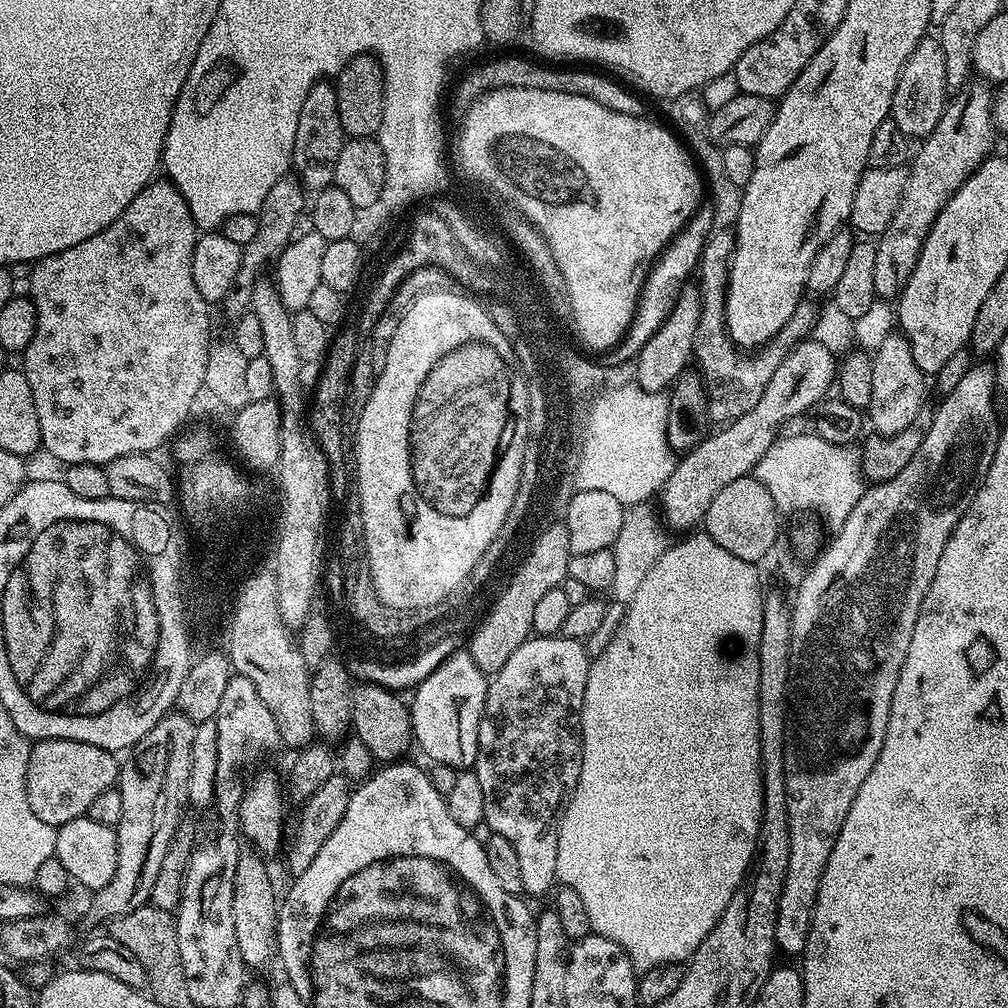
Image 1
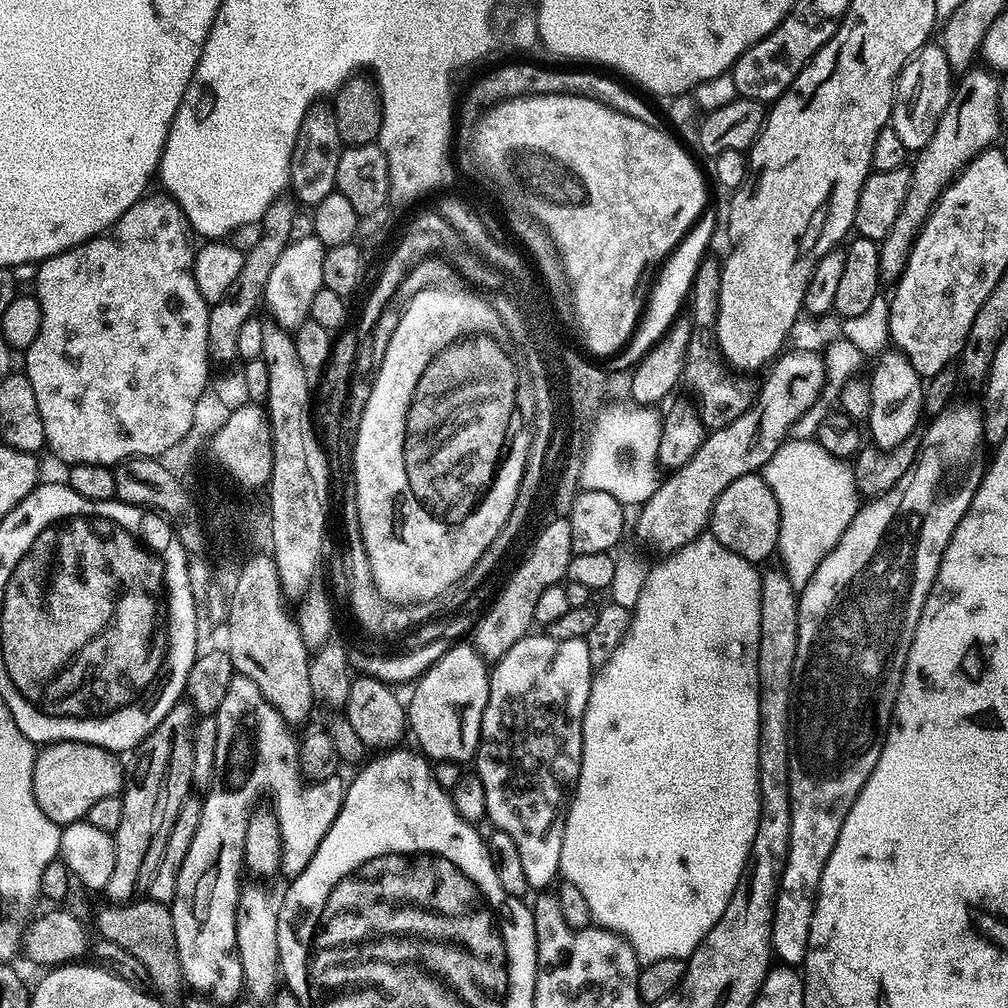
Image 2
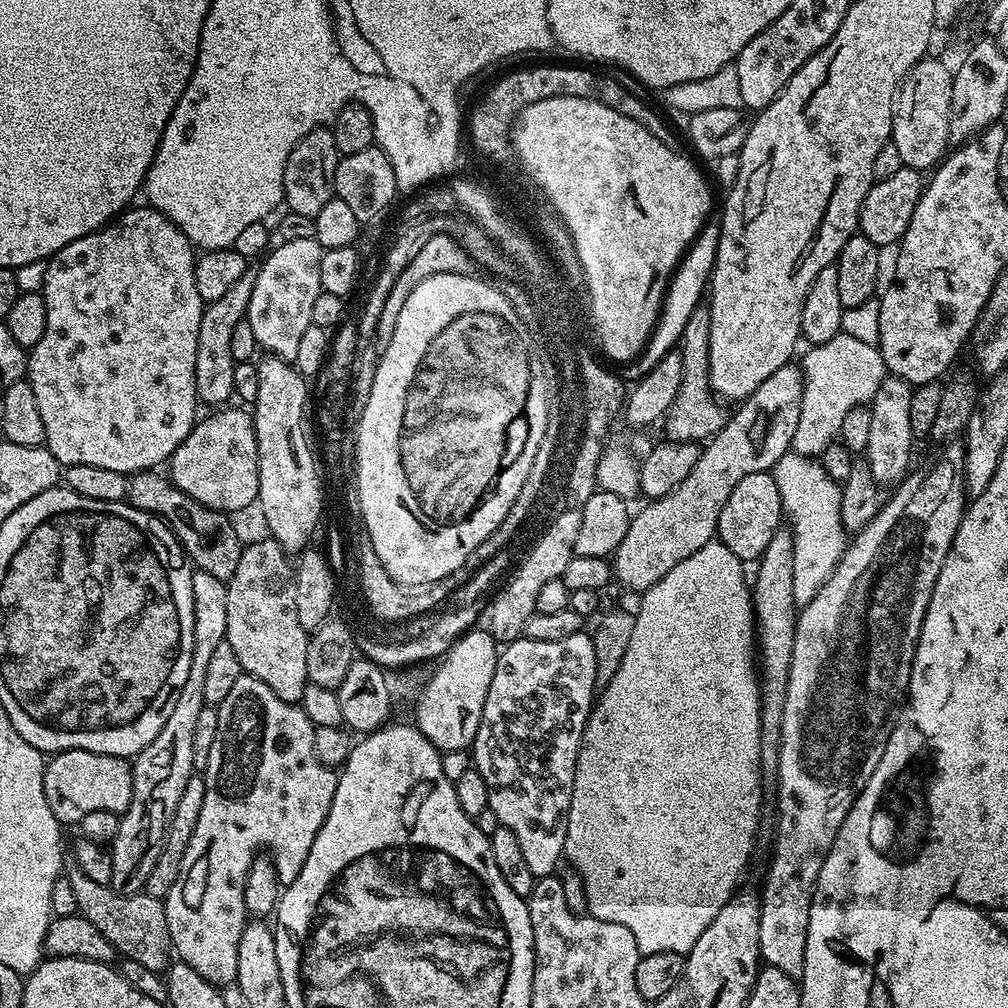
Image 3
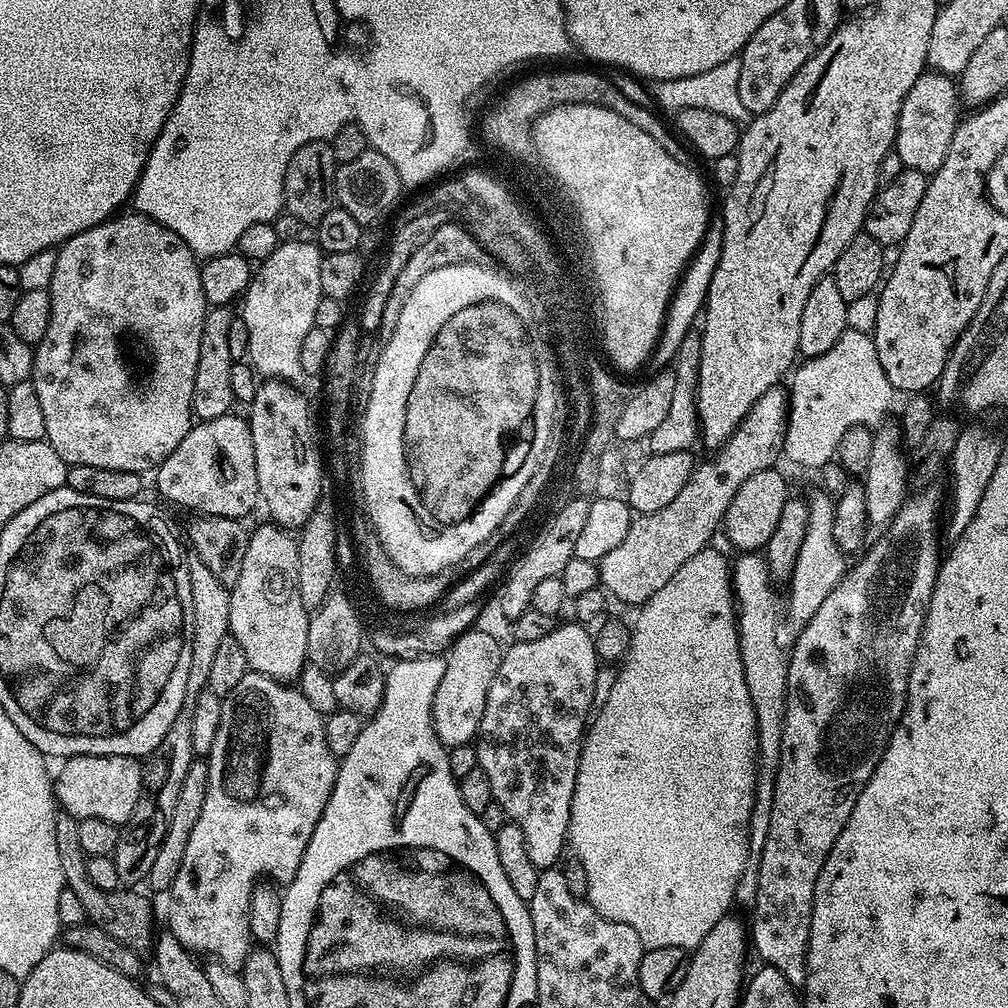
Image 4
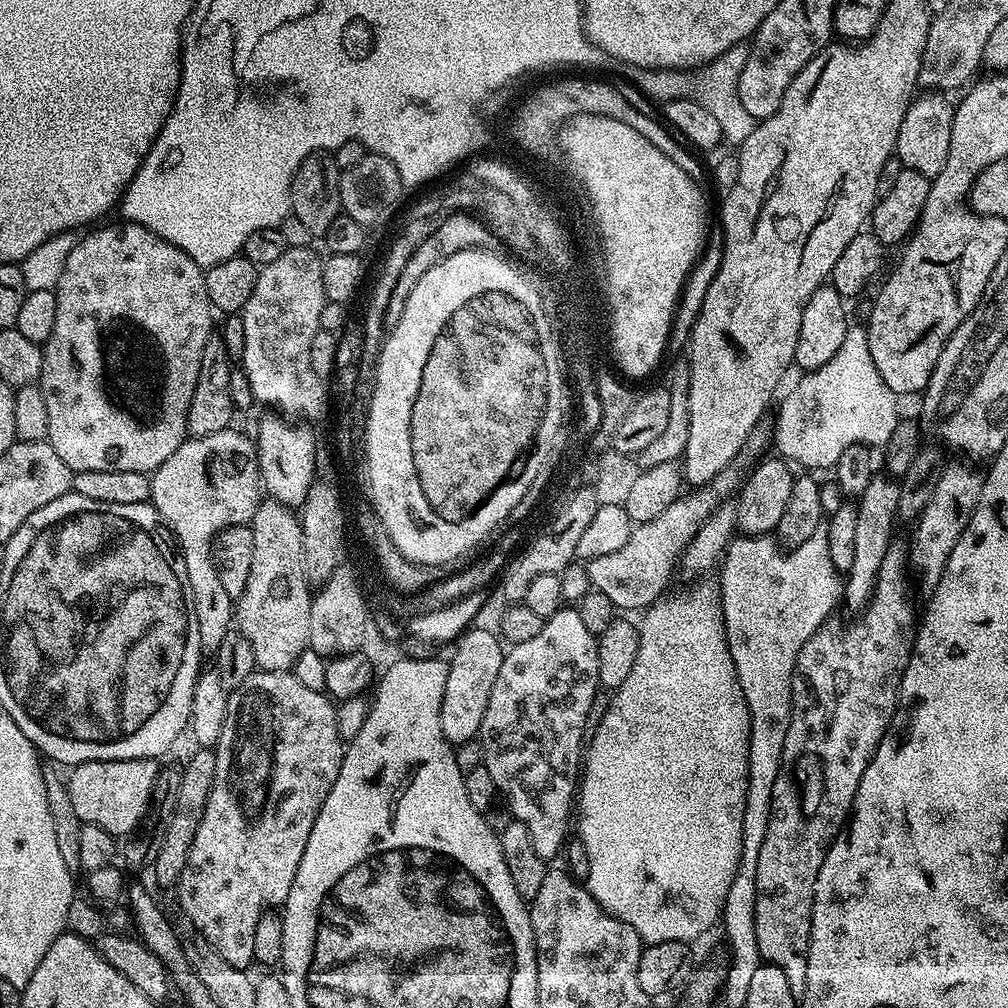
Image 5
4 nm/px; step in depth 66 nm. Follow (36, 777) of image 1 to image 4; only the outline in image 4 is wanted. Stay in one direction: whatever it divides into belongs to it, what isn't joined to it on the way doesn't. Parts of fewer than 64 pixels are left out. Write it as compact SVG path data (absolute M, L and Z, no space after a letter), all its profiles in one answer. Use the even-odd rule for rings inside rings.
M69 756L63 761L64 764L60 768L60 773L54 776L54 791L56 793L56 803L63 811L69 812L71 816L77 820L85 820L86 818L106 818L106 822L123 826L127 824L129 818L134 814L134 810L140 801L140 792L144 789L144 770L141 761L134 756Z

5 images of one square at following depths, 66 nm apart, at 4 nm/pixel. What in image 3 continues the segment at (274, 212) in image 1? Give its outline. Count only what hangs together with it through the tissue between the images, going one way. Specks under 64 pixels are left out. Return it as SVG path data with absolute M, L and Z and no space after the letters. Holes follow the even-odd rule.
M255 271L244 272L242 278L238 278L238 282L234 282L234 286L226 290L226 294L222 294L222 298L205 307L202 322L198 326L198 354L194 354L194 390L201 405L224 406L233 399L234 370L237 363L234 354L230 354L230 341L234 335L234 326L238 326L238 322L247 317L255 281Z

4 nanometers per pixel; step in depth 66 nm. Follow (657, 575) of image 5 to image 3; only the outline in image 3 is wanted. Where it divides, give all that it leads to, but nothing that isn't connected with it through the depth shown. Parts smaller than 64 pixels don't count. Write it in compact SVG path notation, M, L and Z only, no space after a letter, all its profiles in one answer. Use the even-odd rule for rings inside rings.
M795 363L783 364L754 394L750 394L747 400L739 405L736 413L729 415L716 436L712 437L703 445L698 462L694 462L694 470L682 478L682 482L670 494L662 498L645 503L645 508L640 513L633 515L628 521L626 538L616 547L610 563L617 581L624 583L625 589L643 593L654 582L661 580L682 558L690 558L706 542L710 542L716 536L718 526L718 514L722 514L722 506L726 506L726 498L734 491L734 486L746 478L746 474L758 474L767 472L789 452L794 438L794 429L798 427L798 410L802 410L802 390L804 389L804 374Z

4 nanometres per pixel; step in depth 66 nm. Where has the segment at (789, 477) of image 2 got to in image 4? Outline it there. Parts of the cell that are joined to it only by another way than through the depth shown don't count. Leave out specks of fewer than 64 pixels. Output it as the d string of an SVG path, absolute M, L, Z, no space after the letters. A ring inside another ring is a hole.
M820 490L816 497L808 500L808 525L806 538L802 542L802 550L796 559L796 568L792 572L790 587L792 587L792 620L796 626L807 624L810 617L816 613L818 606L840 584L840 579L846 571L845 553L841 552L834 538L834 522L836 510L834 500L829 493Z

